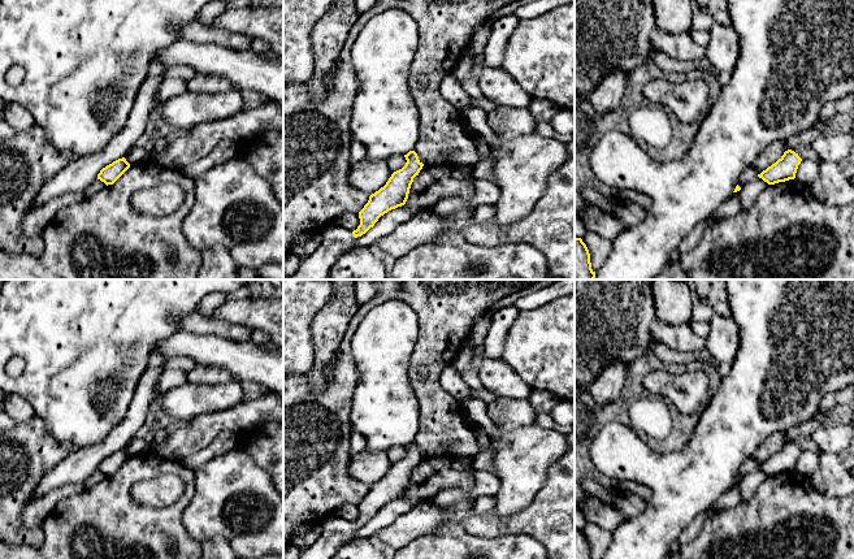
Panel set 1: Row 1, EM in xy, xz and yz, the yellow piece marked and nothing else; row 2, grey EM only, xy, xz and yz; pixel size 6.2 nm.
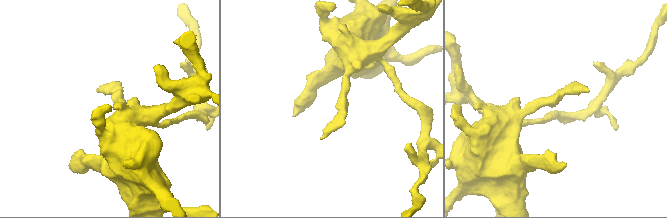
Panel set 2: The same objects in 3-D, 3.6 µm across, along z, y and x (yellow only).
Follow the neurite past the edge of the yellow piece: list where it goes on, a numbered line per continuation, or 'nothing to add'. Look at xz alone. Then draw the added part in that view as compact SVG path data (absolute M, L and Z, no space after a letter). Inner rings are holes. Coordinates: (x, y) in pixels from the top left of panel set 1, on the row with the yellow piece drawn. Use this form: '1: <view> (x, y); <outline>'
1: xz (334, 242); M325 228L320 234L320 247L302 259L298 272L287 280L328 280L334 263L354 246L352 231L342 228Z

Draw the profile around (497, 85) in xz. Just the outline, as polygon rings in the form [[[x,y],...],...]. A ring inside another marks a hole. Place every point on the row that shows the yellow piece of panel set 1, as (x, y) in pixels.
[[[482,64],[478,86],[482,95],[497,105],[511,108],[528,108],[532,96],[500,68],[491,68]]]

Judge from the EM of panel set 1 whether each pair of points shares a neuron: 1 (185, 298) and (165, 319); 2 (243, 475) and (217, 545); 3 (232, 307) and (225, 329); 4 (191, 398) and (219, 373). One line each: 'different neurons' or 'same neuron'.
1: same neuron
2: different neurons
3: different neurons
4: different neurons

